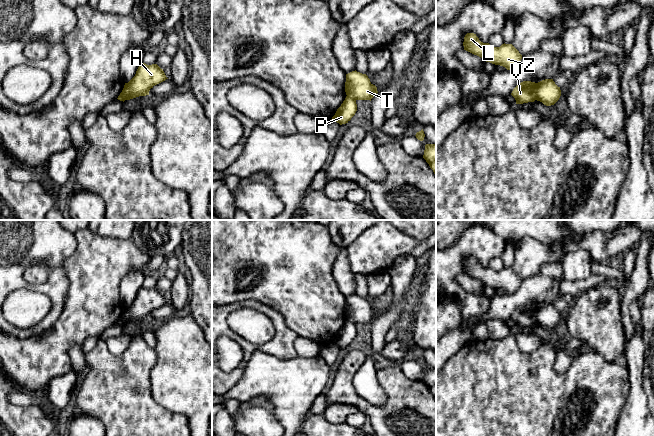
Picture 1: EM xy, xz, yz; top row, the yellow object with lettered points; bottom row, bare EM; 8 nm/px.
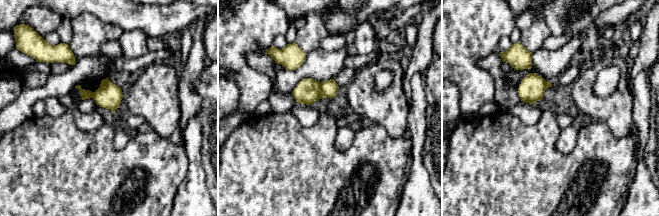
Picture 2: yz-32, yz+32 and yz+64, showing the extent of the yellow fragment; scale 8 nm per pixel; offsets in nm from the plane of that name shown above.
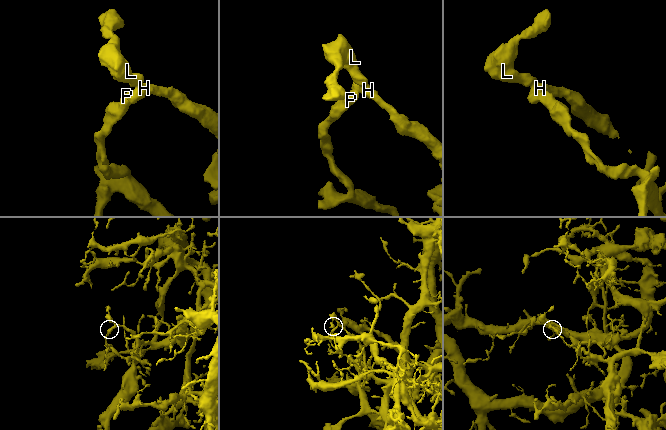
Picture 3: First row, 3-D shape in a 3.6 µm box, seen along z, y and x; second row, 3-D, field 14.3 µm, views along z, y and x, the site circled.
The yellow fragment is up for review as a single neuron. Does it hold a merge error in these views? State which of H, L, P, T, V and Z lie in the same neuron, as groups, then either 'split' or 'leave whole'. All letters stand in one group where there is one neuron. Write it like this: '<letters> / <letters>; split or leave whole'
H L T V Z / P; split

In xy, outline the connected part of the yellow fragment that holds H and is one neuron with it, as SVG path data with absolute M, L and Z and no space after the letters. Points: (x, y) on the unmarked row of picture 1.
M141 287L136 295L135 300L125 307L126 324L139 320L149 319L149 315L155 309L168 303L157 288L147 289Z

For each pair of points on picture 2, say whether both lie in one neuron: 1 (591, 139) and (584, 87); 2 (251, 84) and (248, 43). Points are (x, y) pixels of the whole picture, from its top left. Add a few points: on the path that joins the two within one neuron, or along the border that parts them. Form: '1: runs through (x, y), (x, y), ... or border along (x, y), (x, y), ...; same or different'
1: border along (589, 119), (601, 121), (610, 131); different
2: runs through (242, 74), (239, 69), (239, 53); same

